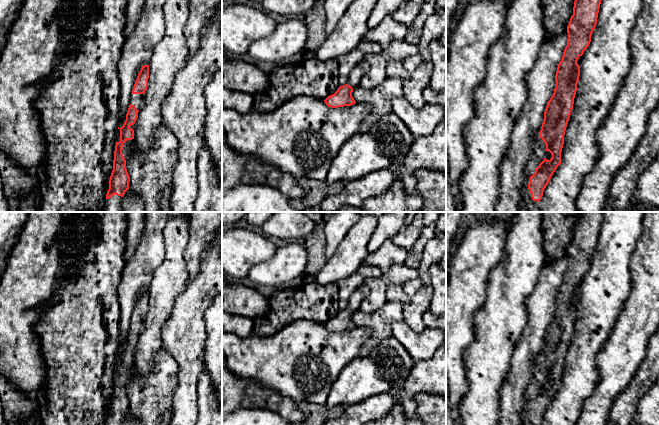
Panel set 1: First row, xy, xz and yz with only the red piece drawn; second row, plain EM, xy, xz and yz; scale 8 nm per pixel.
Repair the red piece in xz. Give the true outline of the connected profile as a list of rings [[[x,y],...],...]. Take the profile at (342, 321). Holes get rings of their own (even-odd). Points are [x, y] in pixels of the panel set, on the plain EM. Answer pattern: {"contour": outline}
{"contour": [[[362,284],[350,296],[348,304],[345,309],[340,310],[337,315],[328,320],[324,326],[328,331],[338,332],[344,330],[351,330],[356,327],[352,321],[353,313],[358,311],[361,302],[368,296],[369,288]]]}

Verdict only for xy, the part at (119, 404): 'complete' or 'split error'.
split error

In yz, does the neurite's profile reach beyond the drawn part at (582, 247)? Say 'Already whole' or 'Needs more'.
Needs more

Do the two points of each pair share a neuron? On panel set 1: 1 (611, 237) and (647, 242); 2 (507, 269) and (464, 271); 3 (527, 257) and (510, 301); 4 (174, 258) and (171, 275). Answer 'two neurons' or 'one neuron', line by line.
1: two neurons
2: two neurons
3: one neuron
4: one neuron

